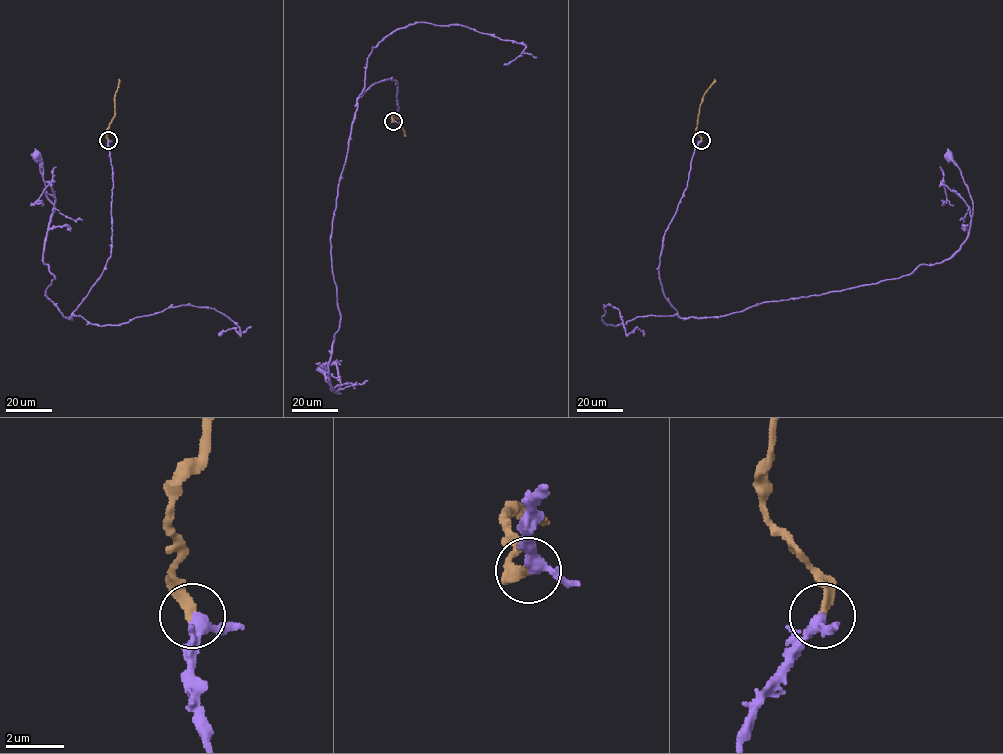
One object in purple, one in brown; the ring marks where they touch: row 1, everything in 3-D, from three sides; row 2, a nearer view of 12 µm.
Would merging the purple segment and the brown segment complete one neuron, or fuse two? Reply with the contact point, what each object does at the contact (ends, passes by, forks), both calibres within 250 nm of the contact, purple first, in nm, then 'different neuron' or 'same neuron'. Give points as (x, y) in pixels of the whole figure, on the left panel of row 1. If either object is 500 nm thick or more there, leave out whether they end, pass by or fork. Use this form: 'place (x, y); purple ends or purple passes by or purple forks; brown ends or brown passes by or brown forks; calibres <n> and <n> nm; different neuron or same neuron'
place (108, 140); purple passes by; brown ends; calibres 320 and 300 nm; same neuron

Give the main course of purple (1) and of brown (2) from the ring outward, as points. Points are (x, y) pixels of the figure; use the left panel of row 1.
1: (108, 140), (111, 256), (71, 318), (45, 295), (55, 279), (42, 260), (55, 206), (45, 193), (37, 155)
2: (108, 140), (106, 129), (114, 116), (118, 79)

